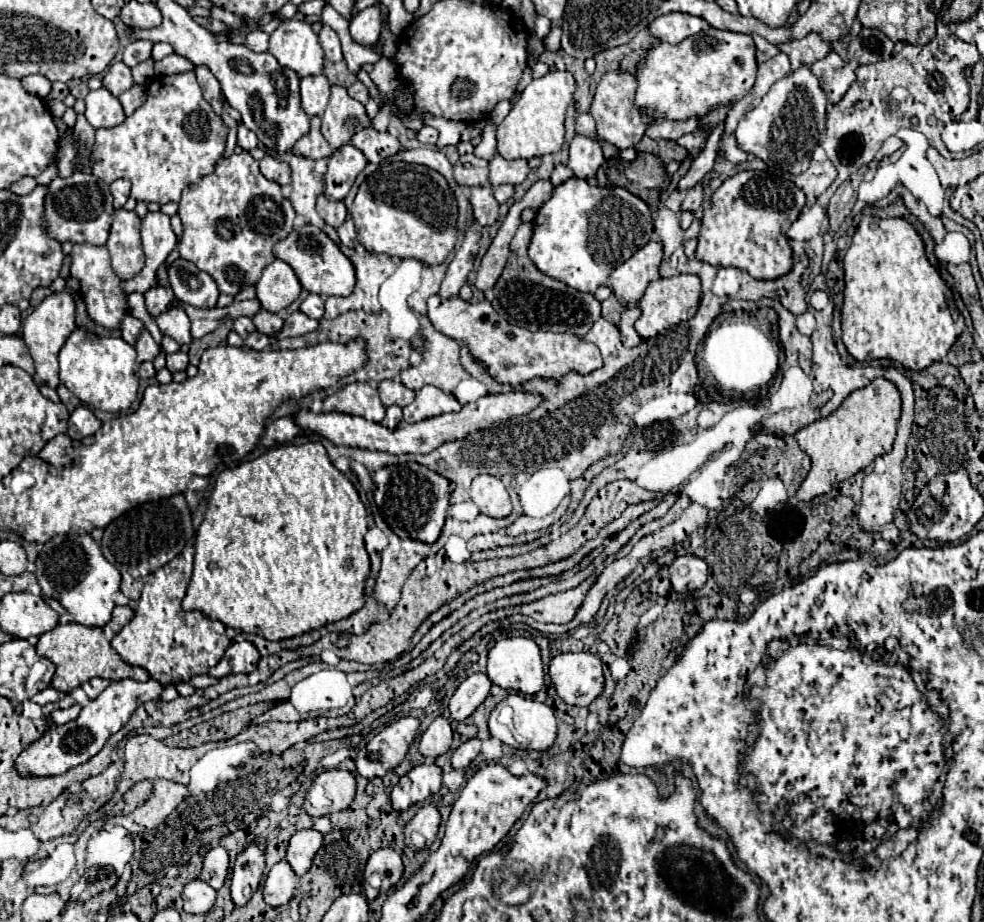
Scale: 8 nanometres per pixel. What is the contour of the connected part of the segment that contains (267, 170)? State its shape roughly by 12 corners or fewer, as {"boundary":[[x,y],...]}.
{"boundary":[[269,154],[259,162],[261,174],[279,186],[291,180],[289,166]]}

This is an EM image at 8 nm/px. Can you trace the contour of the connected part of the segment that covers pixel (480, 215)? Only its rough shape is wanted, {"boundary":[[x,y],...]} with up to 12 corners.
{"boundary":[[471,188],[473,216],[479,226],[499,218],[493,188]]}

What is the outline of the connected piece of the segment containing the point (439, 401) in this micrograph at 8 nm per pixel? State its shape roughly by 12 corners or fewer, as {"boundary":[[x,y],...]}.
{"boundary":[[423,386],[403,408],[405,422],[459,412],[455,396]]}

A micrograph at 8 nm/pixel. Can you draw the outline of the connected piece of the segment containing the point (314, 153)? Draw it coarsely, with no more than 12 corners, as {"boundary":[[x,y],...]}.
{"boundary":[[321,118],[295,150],[307,158],[329,158],[333,148],[321,134]]}

